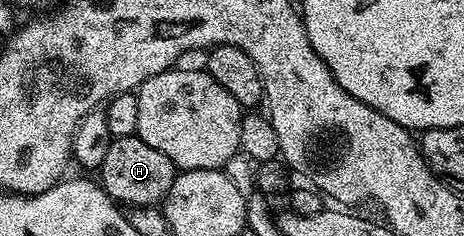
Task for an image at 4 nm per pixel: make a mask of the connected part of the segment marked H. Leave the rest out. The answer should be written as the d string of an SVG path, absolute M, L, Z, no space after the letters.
M131 135L112 140L110 149L106 149L106 161L102 161L98 168L98 182L117 204L150 207L167 197L170 185L176 180L177 174L178 168L172 164L170 157L158 153L158 149L150 149L146 141Z

